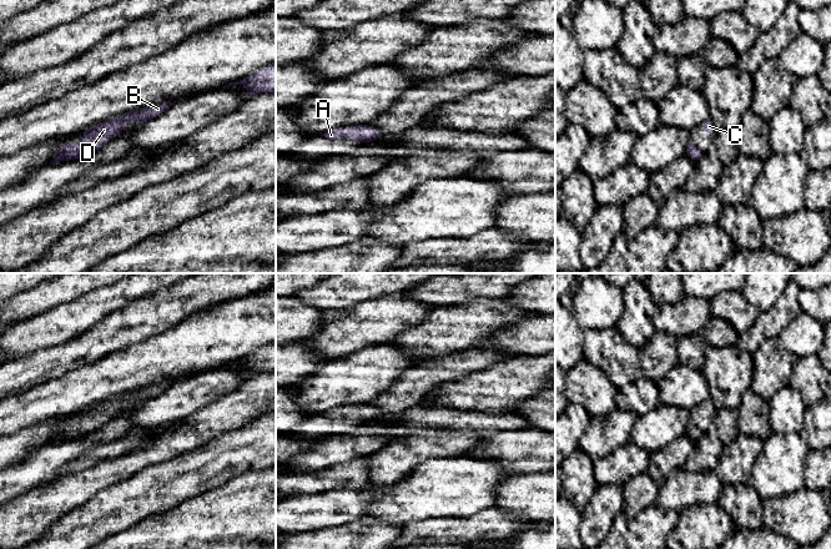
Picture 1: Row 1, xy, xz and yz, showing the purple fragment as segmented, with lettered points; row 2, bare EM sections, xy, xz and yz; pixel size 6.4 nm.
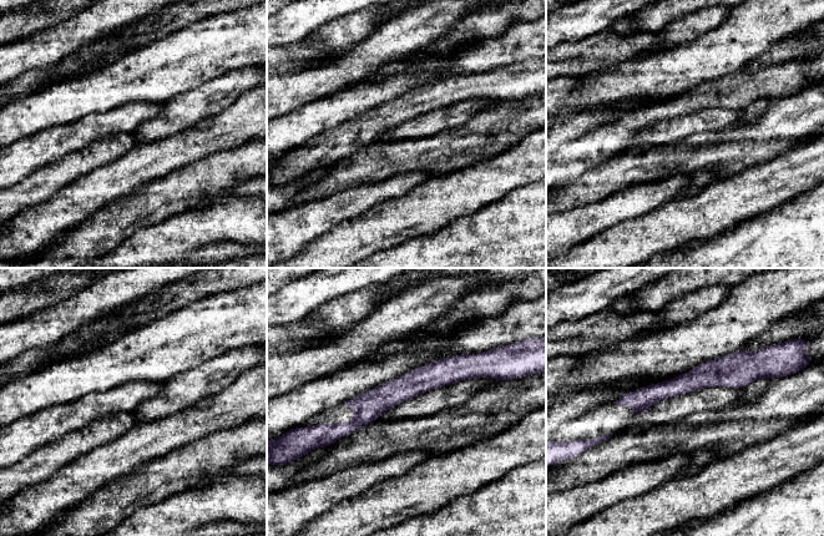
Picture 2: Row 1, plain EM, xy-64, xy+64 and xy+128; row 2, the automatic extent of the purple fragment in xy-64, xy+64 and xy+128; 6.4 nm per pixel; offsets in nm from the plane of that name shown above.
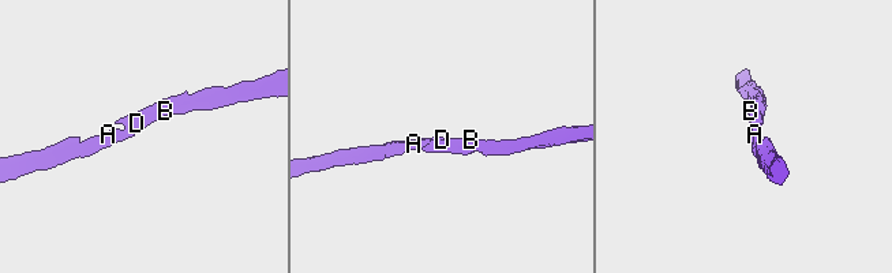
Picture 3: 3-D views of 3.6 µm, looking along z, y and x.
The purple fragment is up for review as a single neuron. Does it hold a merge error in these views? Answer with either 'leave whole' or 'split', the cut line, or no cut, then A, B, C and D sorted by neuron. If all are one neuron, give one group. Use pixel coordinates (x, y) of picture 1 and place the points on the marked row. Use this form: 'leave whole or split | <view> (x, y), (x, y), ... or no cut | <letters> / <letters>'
leave whole | no cut | A B C D

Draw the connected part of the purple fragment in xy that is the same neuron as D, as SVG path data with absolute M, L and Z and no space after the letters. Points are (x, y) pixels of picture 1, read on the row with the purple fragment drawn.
M172 102L170 105L166 105L166 104L163 104L163 105L151 105L151 106L143 107L143 109L138 109L138 110L126 112L121 116L112 117L112 119L110 119L107 121L104 121L101 124L96 124L96 125L84 130L86 136L82 141L80 141L77 143L74 142L74 141L70 141L61 150L56 151L55 155L54 155L54 160L51 161L50 165L55 165L55 163L61 162L61 161L71 161L71 160L75 160L75 158L87 156L87 155L100 150L107 141L110 141L110 140L115 138L116 136L121 135L122 129L129 126L131 122L136 122L141 126L145 121L147 121L150 119L153 119L153 117L157 117L161 114L163 114L173 104L175 102Z

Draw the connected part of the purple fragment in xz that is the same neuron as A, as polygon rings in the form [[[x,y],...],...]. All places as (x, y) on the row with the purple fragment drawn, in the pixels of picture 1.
[[[359,125],[353,127],[338,127],[328,132],[324,132],[322,136],[329,140],[346,138],[351,141],[362,140],[364,145],[376,141],[383,135],[383,132],[372,126],[372,125]]]

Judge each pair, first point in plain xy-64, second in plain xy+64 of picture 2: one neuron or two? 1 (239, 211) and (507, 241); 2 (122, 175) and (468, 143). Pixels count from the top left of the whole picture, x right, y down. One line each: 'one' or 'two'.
1: one
2: two

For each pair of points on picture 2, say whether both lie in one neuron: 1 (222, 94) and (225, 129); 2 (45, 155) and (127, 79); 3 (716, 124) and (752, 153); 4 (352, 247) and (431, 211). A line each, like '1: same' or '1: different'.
1: different
2: different
3: different
4: same

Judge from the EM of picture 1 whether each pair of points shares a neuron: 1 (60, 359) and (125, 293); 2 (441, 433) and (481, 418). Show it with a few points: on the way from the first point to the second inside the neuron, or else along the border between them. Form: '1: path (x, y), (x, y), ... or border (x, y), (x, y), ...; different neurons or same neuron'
1: border (117, 310), (68, 342); different neurons
2: path (451, 423), (453, 421), (471, 421); same neuron

